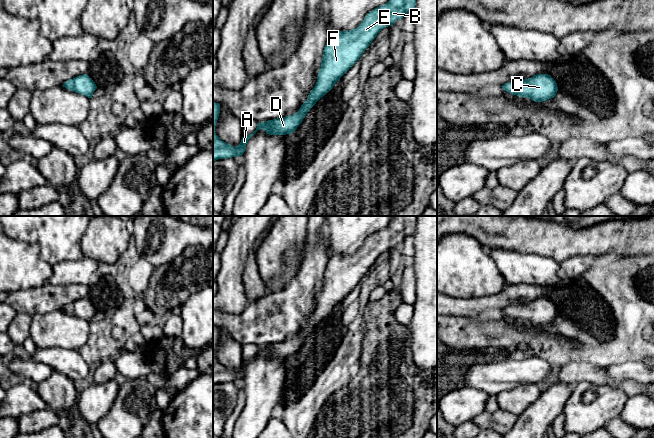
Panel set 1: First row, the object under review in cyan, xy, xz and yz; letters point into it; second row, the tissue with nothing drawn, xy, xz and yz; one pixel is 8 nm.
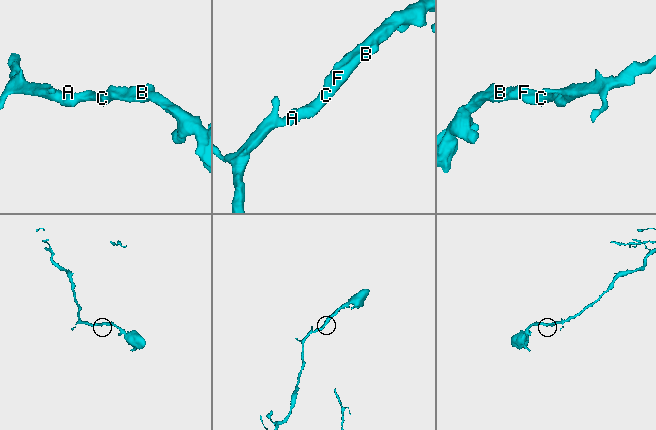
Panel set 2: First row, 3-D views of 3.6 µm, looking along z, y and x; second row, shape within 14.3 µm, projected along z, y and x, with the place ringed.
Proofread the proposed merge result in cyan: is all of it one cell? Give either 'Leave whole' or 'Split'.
Leave whole

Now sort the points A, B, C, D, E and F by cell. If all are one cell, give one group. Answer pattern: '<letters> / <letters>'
A B C D E F

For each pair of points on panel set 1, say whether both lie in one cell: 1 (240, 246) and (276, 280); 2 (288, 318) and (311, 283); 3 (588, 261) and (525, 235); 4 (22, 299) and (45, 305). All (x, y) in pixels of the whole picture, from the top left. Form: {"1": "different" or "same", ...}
{"1": "different", "2": "same", "3": "different", "4": "same"}

